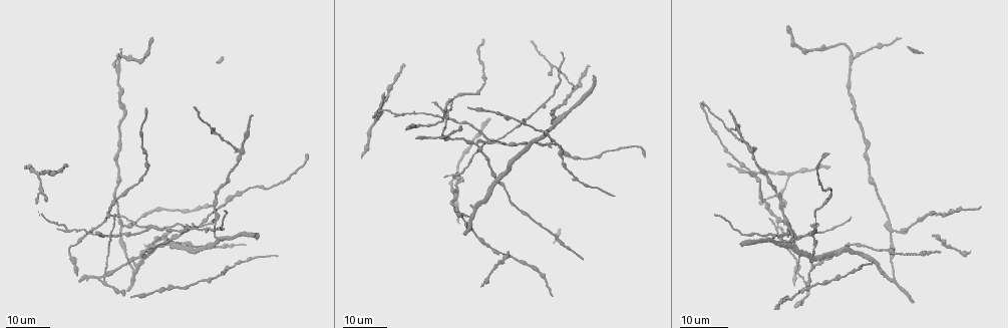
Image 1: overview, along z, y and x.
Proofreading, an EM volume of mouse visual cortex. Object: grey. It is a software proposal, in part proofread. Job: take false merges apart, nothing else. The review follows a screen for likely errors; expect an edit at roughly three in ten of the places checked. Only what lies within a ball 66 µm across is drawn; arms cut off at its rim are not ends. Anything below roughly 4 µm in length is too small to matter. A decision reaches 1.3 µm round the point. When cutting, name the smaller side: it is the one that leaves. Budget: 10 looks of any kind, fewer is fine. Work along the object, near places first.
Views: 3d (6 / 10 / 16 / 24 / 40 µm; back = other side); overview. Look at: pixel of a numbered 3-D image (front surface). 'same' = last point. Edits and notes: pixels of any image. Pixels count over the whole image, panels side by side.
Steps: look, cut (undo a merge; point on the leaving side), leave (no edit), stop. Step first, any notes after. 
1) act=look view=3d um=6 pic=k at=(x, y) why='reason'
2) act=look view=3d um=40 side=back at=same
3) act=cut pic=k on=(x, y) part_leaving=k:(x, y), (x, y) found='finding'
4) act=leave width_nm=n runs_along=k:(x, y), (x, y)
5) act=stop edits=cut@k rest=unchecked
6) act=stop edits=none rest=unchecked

act=look view=3d um=16 pic=1 at=(124, 224) why='two arms in line, one across'

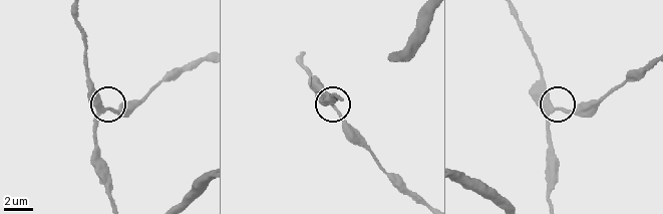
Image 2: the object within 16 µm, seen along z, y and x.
act=look view=3d um=10 pic=2 at=(107, 110) why='closer look'

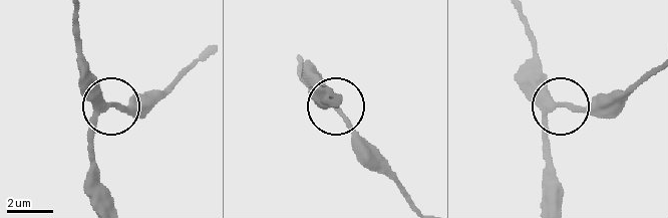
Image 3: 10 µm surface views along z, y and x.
act=leave width_nm=230 runs_along=3:(108, 202), (91, 151), (93, 122), (110, 104), (152, 104) found='one cell here'

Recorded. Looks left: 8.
act=look view=3d um=24 pic=1 at=(140, 256) why='a fork'

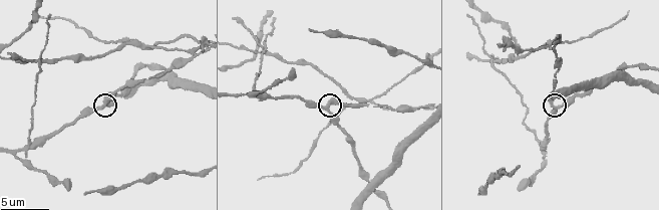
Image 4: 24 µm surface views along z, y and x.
act=look view=3d um=6 pic=4 at=(102, 106)

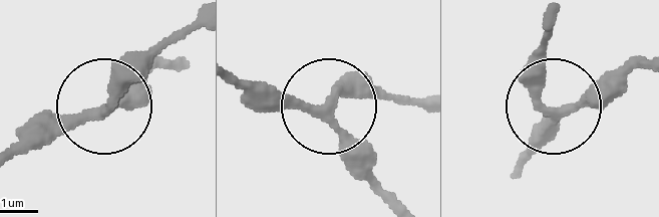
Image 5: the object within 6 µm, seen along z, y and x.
act=leave arms=3 runs_along=5:(647, 59), (561, 107), (542, 88), (542, 43) found='continuous, no second cell'

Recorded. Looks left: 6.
act=look view=3d um=10 pic=4 at=(638, 65) why='three arms meet'

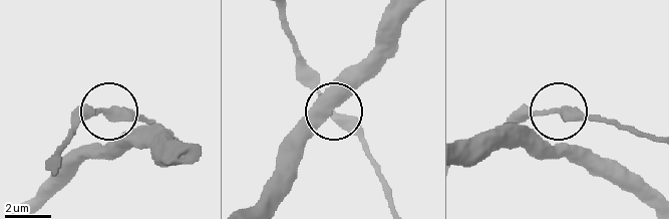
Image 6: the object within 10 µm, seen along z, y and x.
act=leave side_arm_um=28 arms=3 found='all the same cell'

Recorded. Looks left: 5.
act=look view=3d um=16 pic=1 at=(240, 149) why='a fork'

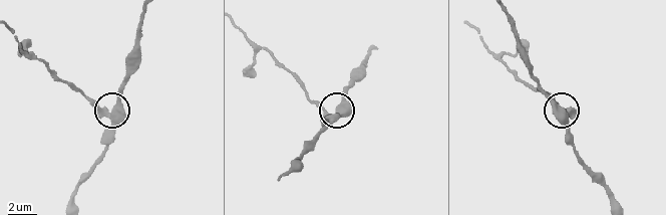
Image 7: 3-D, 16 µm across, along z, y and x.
act=look view=3d um=6 pic=7 at=(108, 113) why='closer look'

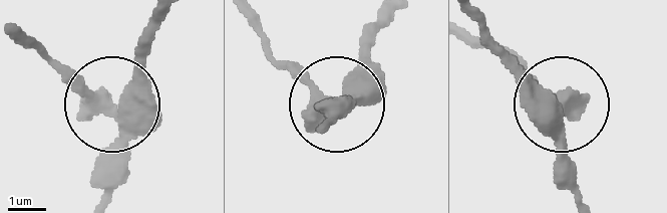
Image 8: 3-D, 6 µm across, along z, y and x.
act=leave arms=3 found='all the same cell'

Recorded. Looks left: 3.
act=look view=3d um=24 pic=1 at=(216, 238)

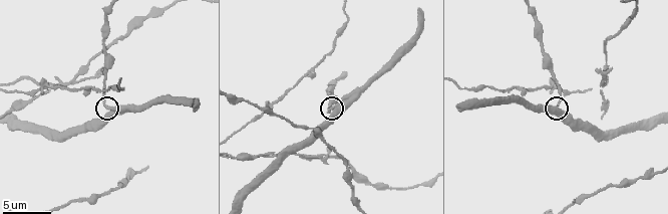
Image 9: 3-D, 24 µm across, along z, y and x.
act=look view=3d um=6 pic=9 at=(108, 109)

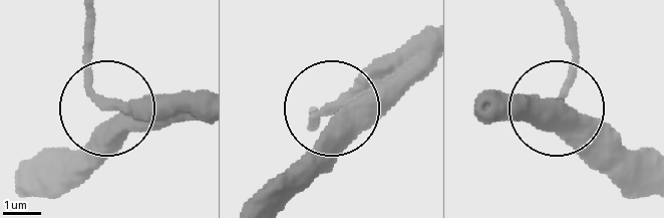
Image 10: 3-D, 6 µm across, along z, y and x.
act=leave found='one cell here'

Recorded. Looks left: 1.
act=stop edits=none rest=unchecked

